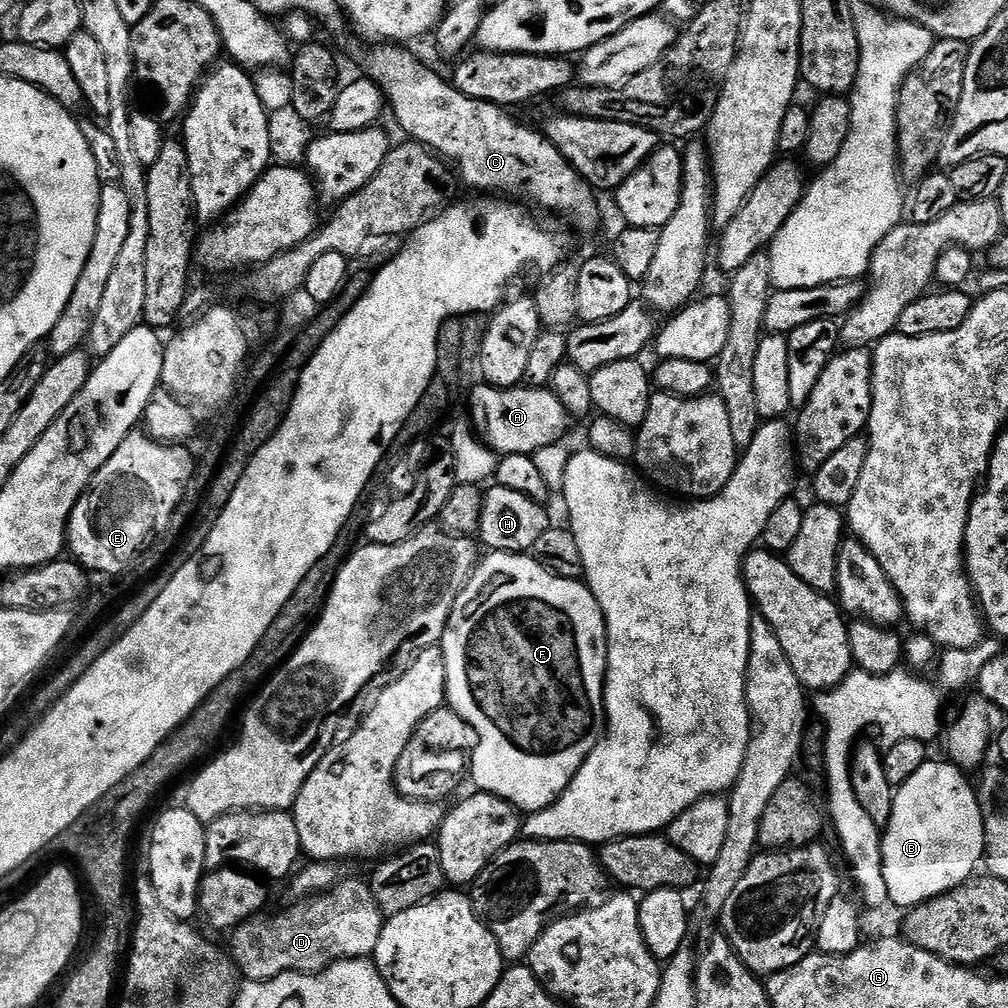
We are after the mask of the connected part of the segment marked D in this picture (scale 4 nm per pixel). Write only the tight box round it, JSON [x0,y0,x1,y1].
[231,879,386,981]

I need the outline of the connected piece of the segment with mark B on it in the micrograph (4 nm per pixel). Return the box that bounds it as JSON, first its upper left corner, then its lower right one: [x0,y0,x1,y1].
[881,758,985,910]

